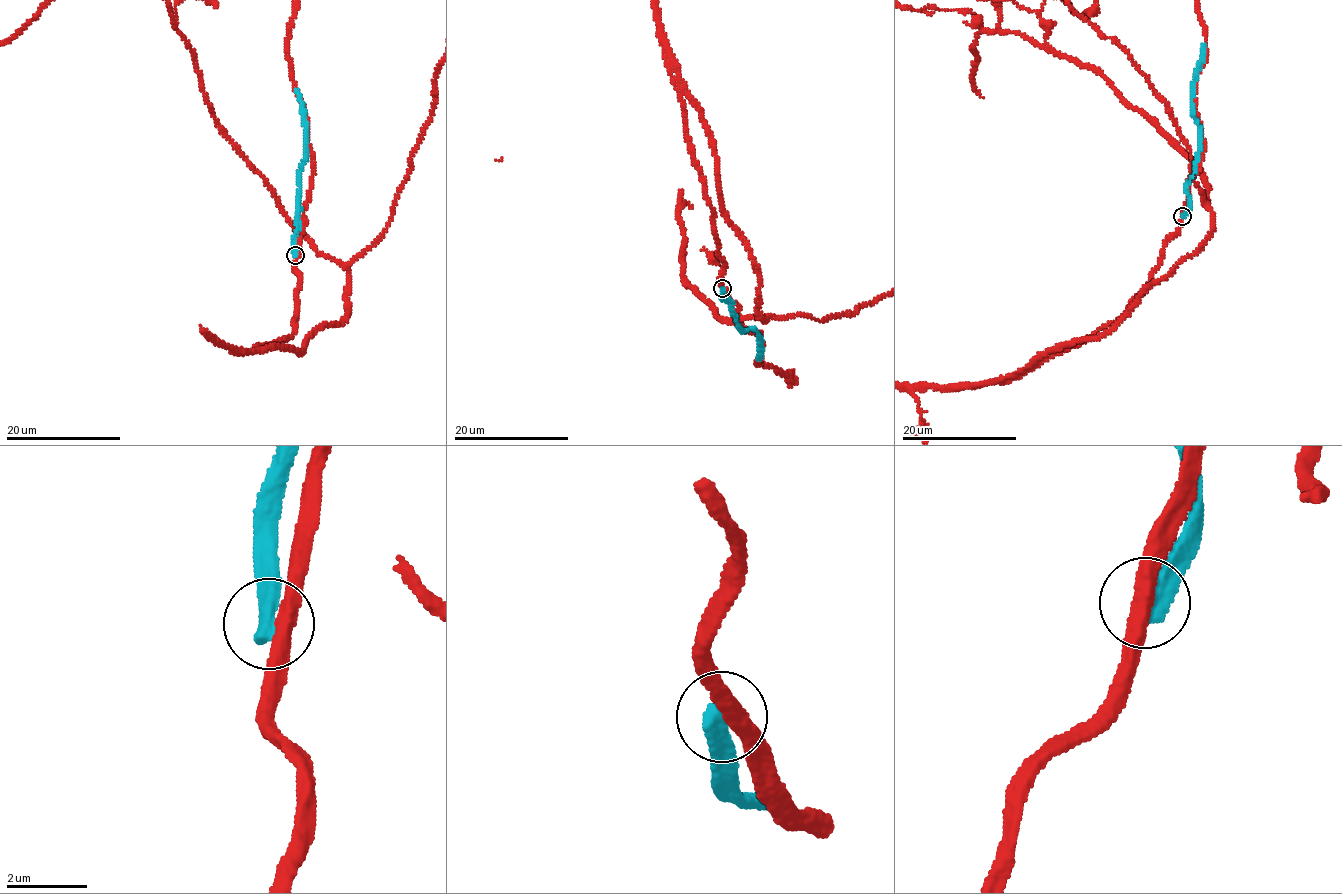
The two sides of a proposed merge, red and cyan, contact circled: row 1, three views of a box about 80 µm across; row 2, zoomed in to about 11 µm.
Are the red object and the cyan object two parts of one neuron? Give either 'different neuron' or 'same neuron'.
different neuron

